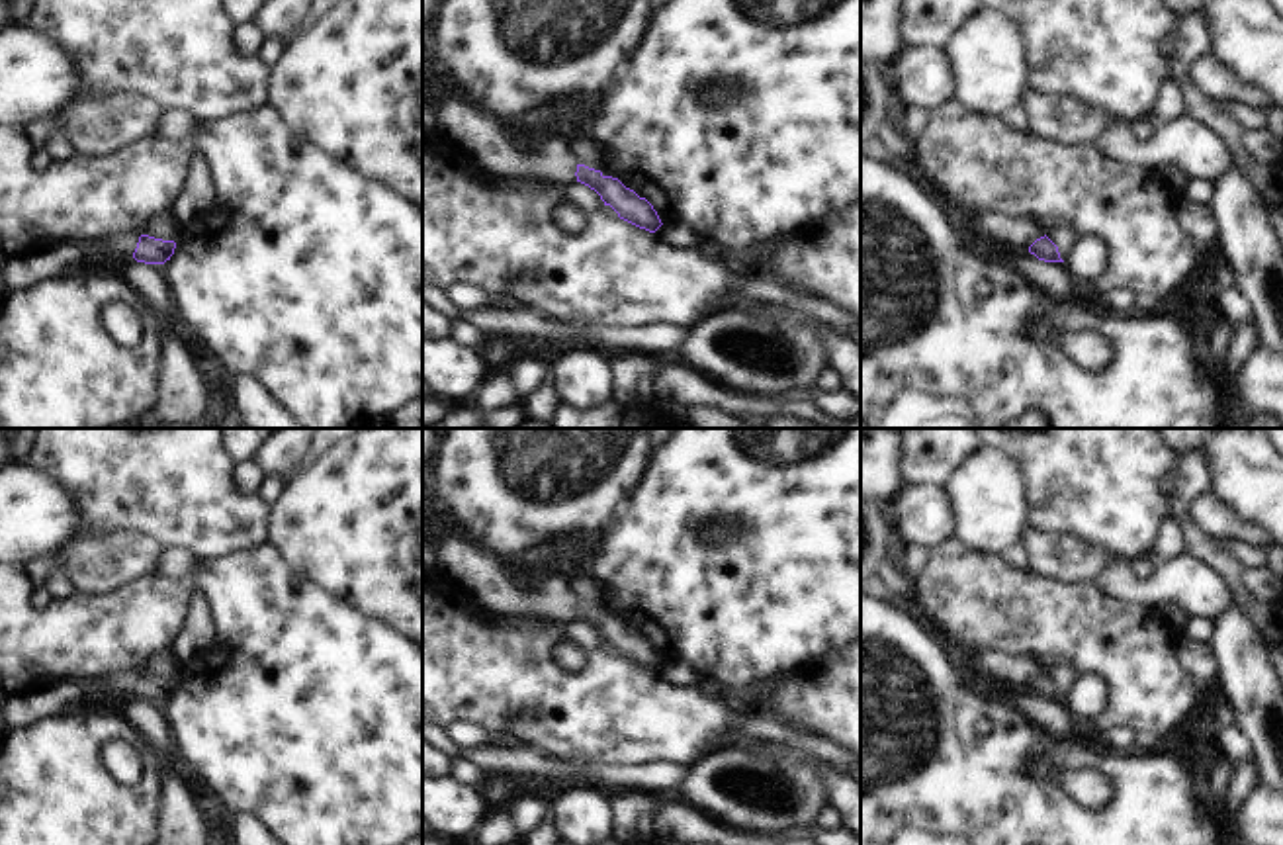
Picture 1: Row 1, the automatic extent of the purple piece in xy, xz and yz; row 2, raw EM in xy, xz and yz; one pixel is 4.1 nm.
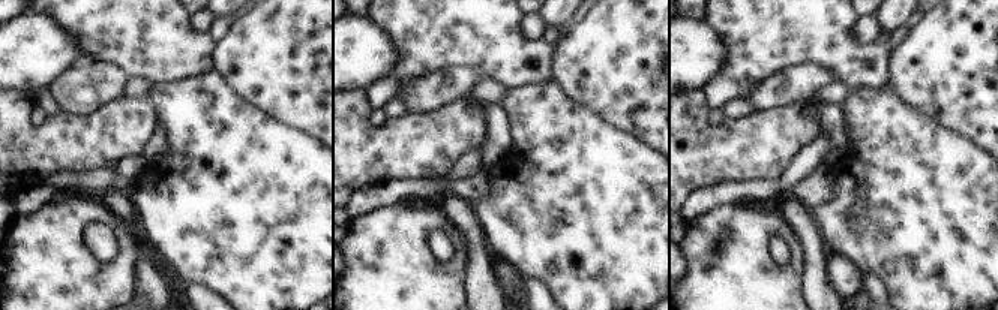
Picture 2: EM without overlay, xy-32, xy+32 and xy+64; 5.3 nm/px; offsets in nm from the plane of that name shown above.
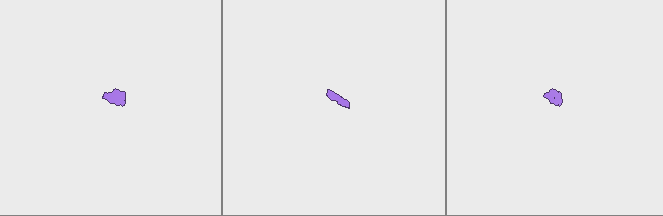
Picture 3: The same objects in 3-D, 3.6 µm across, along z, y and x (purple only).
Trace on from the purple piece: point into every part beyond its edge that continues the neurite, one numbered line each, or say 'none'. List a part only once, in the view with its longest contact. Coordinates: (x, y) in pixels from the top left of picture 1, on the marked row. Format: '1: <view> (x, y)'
1: xy (120, 247)

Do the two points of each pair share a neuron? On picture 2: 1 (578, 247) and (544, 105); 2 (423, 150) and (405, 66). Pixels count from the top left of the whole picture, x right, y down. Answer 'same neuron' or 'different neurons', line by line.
1: same neuron
2: different neurons

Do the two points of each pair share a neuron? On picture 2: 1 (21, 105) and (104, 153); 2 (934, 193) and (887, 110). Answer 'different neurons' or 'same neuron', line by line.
1: same neuron
2: same neuron

